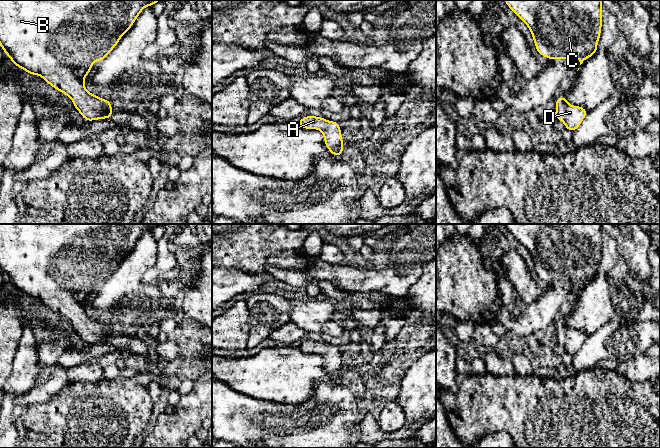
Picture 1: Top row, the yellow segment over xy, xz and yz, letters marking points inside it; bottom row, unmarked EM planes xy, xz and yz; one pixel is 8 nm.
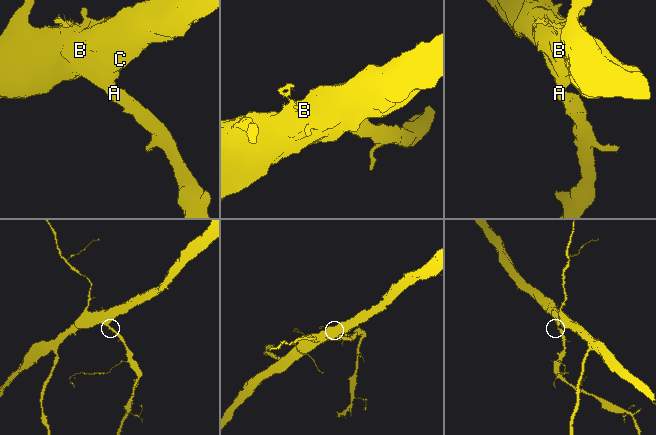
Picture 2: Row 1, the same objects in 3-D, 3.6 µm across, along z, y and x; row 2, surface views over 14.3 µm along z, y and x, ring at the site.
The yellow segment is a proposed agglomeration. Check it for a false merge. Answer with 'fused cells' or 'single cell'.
single cell

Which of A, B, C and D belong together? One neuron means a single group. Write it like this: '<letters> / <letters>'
A B C D

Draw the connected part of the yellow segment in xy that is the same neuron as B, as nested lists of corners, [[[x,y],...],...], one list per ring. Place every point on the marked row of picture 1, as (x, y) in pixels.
[[[0,0],[0,46],[15,66],[32,75],[41,76],[53,88],[72,99],[87,121],[110,119],[113,115],[109,100],[87,91],[84,79],[92,63],[105,59],[120,38],[132,27],[146,6],[161,0]]]

